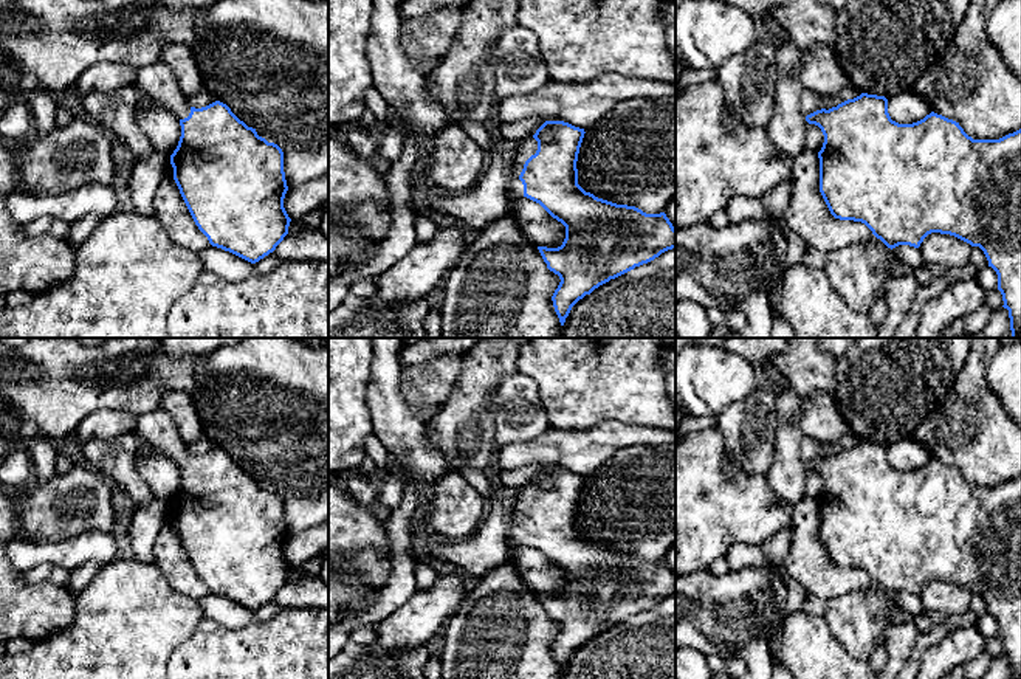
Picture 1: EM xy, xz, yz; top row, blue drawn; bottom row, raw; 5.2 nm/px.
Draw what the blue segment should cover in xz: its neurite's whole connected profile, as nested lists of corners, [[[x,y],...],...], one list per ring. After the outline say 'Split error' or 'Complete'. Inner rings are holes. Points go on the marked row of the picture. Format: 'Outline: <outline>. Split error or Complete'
Outline: [[[545,121],[533,136],[521,141],[507,186],[508,195],[539,203],[566,226],[561,246],[538,246],[547,268],[561,279],[552,296],[561,326],[586,295],[676,248],[676,228],[665,212],[646,214],[635,206],[617,205],[586,192],[578,184],[576,161],[584,133],[584,129],[564,121]]]. Split error

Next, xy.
Outline: [[[161,62],[138,68],[135,85],[180,119],[181,136],[170,155],[174,180],[209,243],[251,264],[273,253],[288,234],[291,222],[284,208],[288,186],[282,149],[259,136],[220,101],[201,109],[191,107],[175,76]]]. Split error

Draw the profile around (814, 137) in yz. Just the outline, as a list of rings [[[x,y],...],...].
[[[809,124],[806,130],[806,150],[820,152],[824,143],[821,129],[815,124]]]

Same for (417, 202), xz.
[[[414,181],[412,183],[412,195],[411,195],[411,205],[414,209],[415,217],[432,217],[434,211],[431,211],[425,200],[423,200],[423,192],[425,192],[425,186],[421,186],[420,183]]]

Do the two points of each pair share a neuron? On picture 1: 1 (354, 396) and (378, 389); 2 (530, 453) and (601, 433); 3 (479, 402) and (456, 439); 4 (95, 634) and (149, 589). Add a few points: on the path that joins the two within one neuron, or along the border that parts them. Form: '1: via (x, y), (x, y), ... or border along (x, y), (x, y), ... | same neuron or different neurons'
1: border along (374, 357), (366, 391), (366, 406), (372, 428) | different neurons
2: via (547, 450), (584, 450) | same neuron
3: via (470, 411), (464, 430) | same neuron
4: via (109, 630), (135, 603) | same neuron

